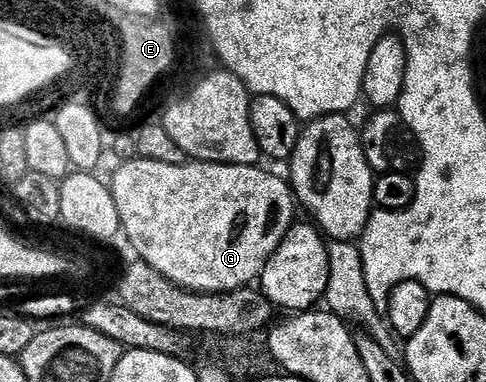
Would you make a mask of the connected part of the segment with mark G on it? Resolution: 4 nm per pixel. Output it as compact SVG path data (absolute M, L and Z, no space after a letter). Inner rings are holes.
M132 159L122 162L112 177L109 177L113 203L117 203L117 215L119 216L119 227L122 236L127 236L127 241L136 249L138 260L153 267L165 279L169 279L174 285L180 285L183 289L191 289L195 293L232 293L234 289L248 288L252 283L260 280L260 273L269 258L273 255L282 241L285 239L291 226L297 221L295 209L297 210L297 198L295 190L291 188L290 180L278 177L275 173L266 173L259 165L222 165L216 161L192 161L187 160L183 165L173 163L153 163L152 161L141 161Z

